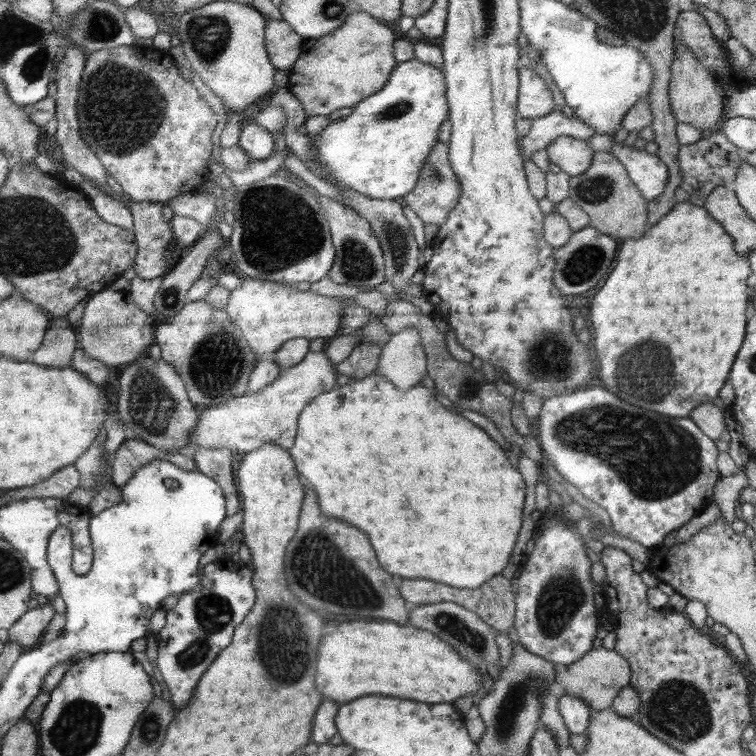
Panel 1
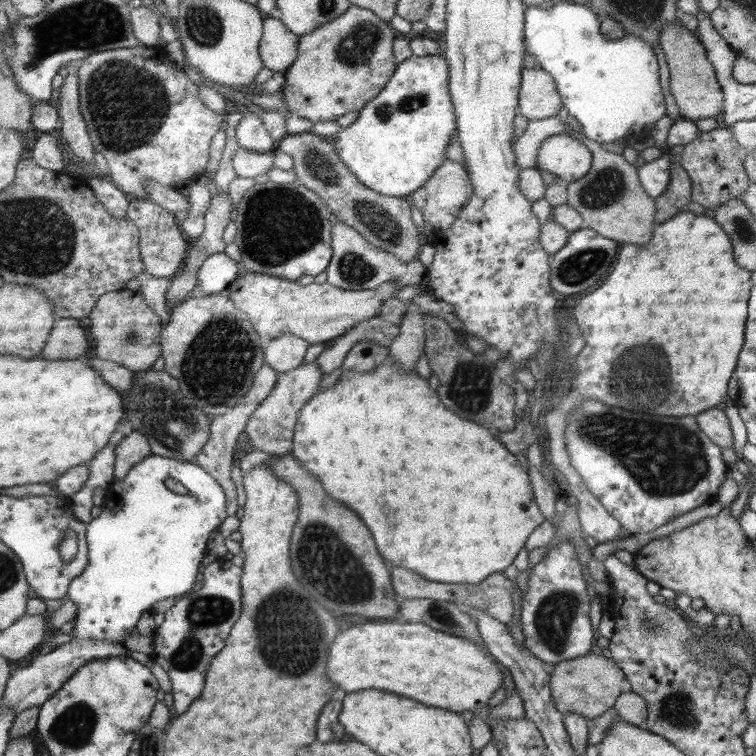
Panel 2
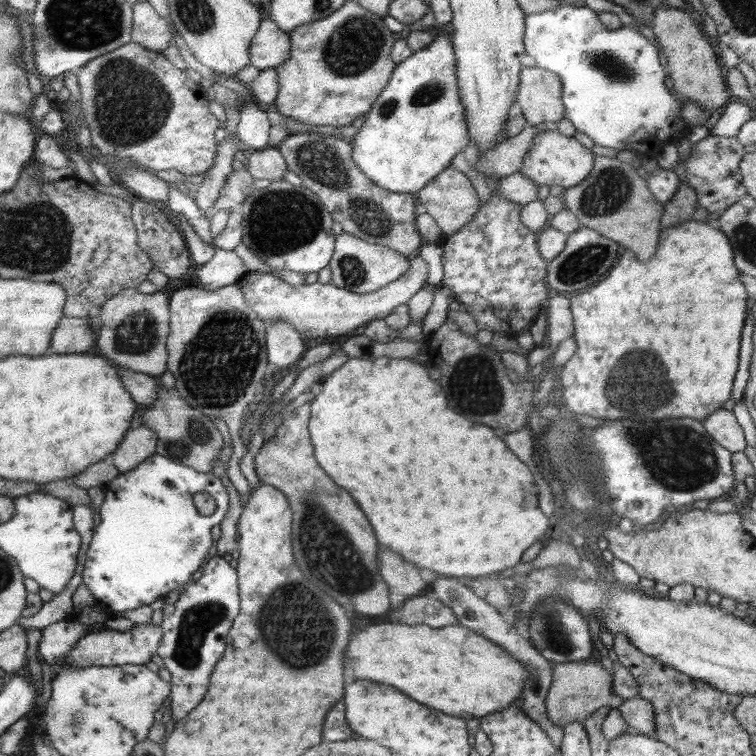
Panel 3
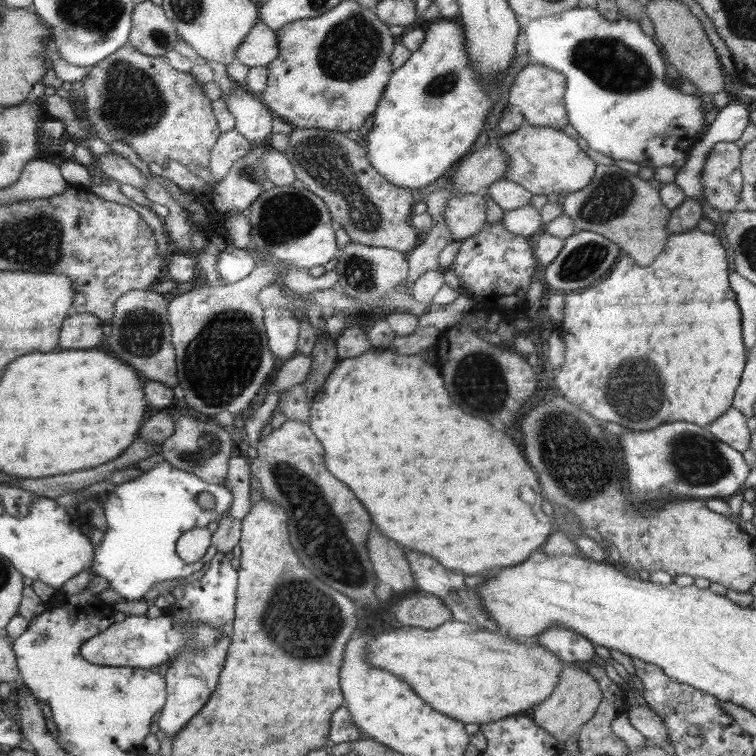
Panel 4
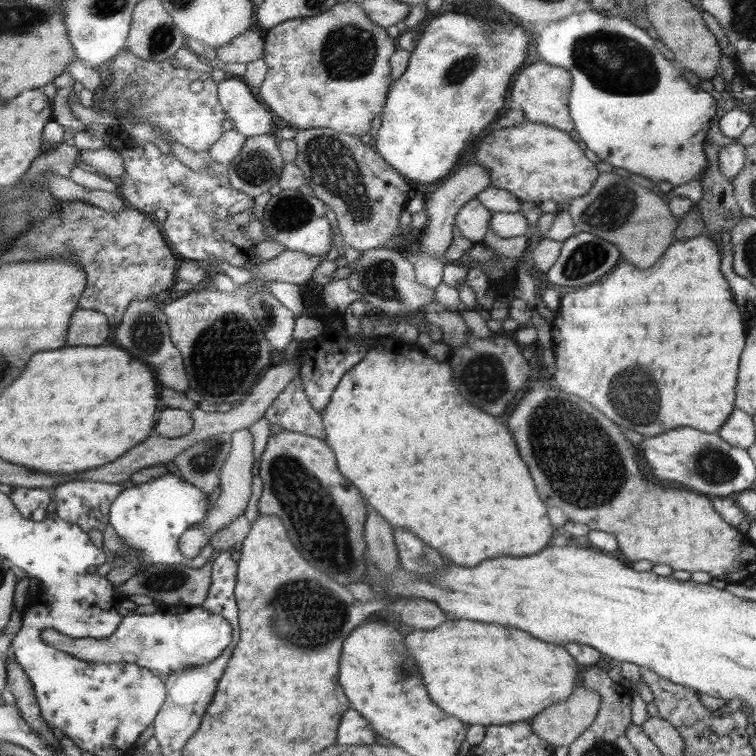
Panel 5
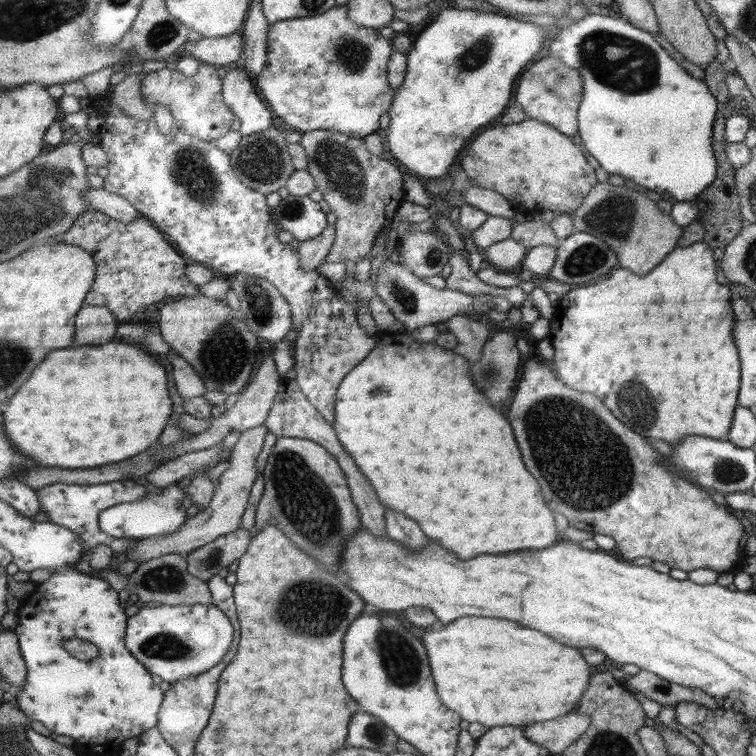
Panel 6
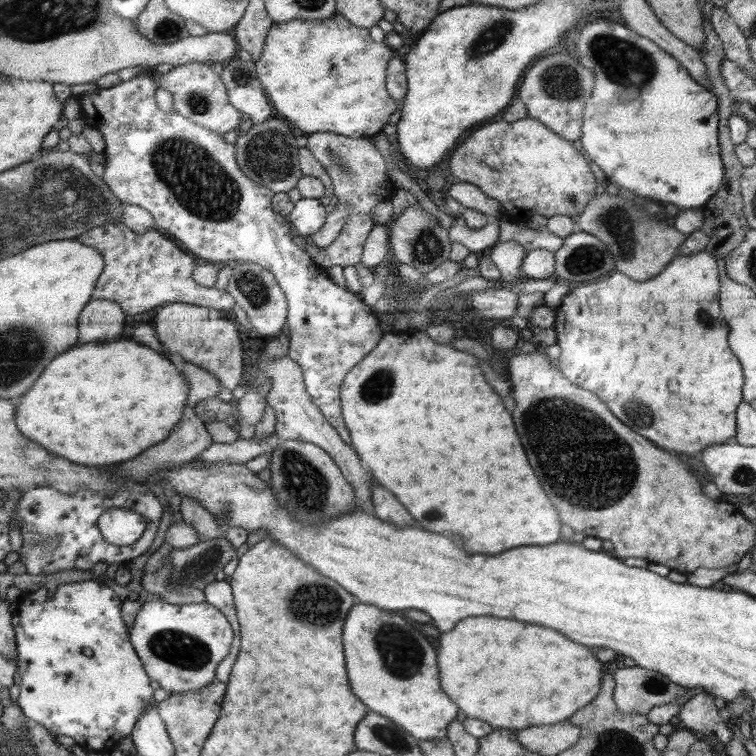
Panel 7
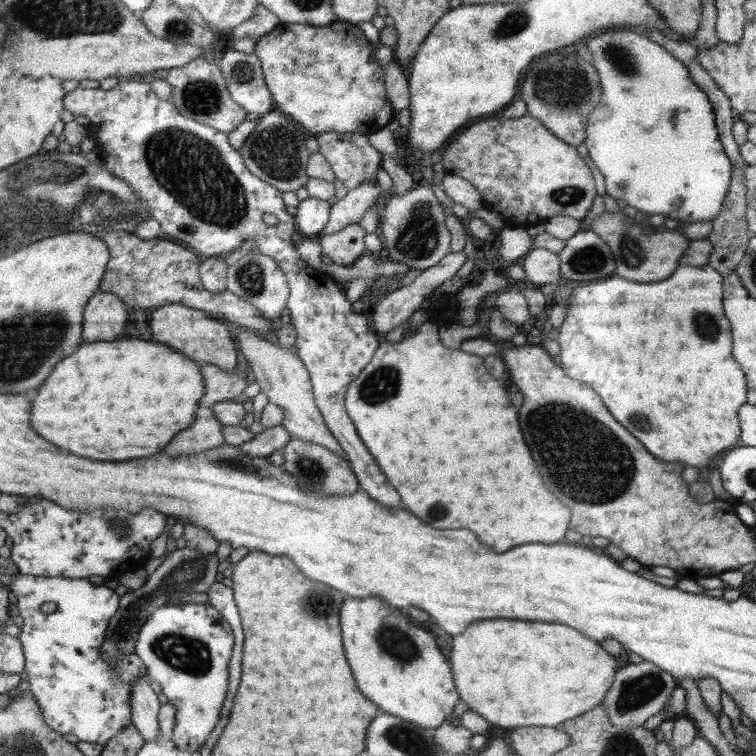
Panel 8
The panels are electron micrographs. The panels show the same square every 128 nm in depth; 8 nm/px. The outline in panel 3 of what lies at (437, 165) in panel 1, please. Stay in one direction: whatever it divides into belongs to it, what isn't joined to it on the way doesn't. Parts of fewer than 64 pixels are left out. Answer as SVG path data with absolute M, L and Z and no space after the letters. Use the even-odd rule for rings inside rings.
M451 167L442 170L425 188L422 188L414 196L418 204L424 204L426 214L436 220L436 224L441 228L444 235L452 235L462 229L462 226L474 217L481 205L469 178L463 172Z

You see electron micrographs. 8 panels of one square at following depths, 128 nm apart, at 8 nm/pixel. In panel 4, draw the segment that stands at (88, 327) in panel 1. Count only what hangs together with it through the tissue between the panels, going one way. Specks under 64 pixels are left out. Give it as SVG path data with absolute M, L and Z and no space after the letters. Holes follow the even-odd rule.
M132 289L122 294L114 303L114 315L112 315L112 322L109 323L112 331L107 342L108 350L114 352L116 358L124 360L128 366L132 366L142 376L146 376L146 379L162 382L162 384L174 388L180 384L180 380L178 380L178 374L176 374L176 354L171 340L171 326L167 311L168 303L167 295L164 297L164 294L153 290Z

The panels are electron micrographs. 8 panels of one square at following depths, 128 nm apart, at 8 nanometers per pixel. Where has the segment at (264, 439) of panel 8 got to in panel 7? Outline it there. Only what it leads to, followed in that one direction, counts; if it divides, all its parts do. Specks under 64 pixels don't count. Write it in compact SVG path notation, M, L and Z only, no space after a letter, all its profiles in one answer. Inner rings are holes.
M275 433L268 436L266 440L253 439L236 439L231 443L214 443L207 446L198 457L194 457L193 462L208 462L208 464L216 464L216 462L224 462L224 464L240 464L246 463L248 460L260 456L260 454L269 454L278 446L280 440Z

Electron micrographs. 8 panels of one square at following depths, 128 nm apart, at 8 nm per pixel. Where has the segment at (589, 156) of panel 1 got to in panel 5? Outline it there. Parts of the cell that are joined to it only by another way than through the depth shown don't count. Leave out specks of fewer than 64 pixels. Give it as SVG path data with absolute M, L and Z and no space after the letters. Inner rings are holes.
M525 121L511 128L496 129L480 141L475 157L471 161L480 164L490 171L491 187L500 188L514 194L519 200L532 201L538 204L554 201L563 208L570 200L589 194L598 178L596 166L584 155L580 144L572 140L568 133L558 131L553 126Z

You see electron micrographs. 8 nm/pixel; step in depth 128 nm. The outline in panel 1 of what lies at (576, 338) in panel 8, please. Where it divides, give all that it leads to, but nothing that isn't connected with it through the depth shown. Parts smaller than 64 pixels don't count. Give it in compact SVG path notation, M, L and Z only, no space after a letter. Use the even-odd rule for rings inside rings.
M675 202L674 207L664 215L658 222L648 226L642 238L628 238L622 242L622 248L618 252L618 264L608 276L606 284L600 288L600 292L594 296L588 320L594 328L594 348L598 358L598 380L604 387L618 395L618 399L626 400L630 404L644 410L652 410L665 414L669 417L688 417L690 411L700 404L713 403L718 396L720 389L727 382L730 366L734 364L736 352L740 350L740 344L744 342L744 328L748 319L746 312L749 312L748 294L746 294L746 279L752 273L747 258L739 256L734 251L734 239L722 228L722 225L710 216L704 208L690 202Z

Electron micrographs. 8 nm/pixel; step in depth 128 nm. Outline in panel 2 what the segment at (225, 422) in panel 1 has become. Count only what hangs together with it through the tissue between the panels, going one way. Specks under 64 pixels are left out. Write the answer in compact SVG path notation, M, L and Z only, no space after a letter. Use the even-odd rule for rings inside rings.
M314 361L306 362L279 375L268 397L260 402L260 406L248 417L244 425L244 434L255 450L268 452L271 455L286 454L292 450L293 430L301 408L308 403L308 400L319 394L318 388L322 384L322 378L324 373L322 369L318 369Z

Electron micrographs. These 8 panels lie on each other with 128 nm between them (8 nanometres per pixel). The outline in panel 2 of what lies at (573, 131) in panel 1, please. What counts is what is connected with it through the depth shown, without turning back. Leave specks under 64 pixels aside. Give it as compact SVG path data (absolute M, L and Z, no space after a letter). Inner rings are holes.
M554 115L551 118L530 121L524 134L514 141L513 152L517 166L521 169L534 169L537 166L538 152L542 142L546 141L546 138L568 134L568 132L569 126Z

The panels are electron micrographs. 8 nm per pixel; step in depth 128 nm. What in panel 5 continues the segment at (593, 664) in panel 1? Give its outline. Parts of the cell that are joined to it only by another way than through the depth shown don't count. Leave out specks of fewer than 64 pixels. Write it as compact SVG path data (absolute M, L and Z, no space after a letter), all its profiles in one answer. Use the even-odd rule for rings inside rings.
M578 684L572 689L570 697L546 707L530 720L532 731L555 748L569 746L594 722L600 708L600 702L602 702L602 697L596 691Z

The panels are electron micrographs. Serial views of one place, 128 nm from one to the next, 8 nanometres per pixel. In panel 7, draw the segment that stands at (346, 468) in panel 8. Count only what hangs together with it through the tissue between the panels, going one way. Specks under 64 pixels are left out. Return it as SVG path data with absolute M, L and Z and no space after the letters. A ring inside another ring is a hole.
M281 440L270 453L270 488L274 500L300 526L322 526L330 518L356 510L356 494L333 458L320 446L301 440Z

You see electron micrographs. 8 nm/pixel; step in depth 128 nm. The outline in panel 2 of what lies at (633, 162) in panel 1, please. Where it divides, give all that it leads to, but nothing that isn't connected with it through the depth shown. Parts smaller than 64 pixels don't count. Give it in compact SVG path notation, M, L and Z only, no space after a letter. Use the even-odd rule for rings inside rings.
M663 153L658 160L645 162L640 168L637 168L642 189L654 200L668 187L670 181L669 166L669 156Z

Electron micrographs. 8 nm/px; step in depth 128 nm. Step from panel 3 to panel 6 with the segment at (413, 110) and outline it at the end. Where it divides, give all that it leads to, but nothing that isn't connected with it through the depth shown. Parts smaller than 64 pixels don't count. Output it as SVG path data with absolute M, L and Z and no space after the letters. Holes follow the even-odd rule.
M443 6L434 15L433 22L426 23L419 28L418 34L415 36L412 48L407 52L407 66L405 70L405 77L402 81L402 85L395 90L394 100L392 101L392 107L388 109L388 116L390 116L390 126L388 126L386 143L384 150L389 159L395 161L401 169L415 175L418 178L438 178L446 175L450 166L455 164L456 156L458 156L459 150L464 150L470 140L476 138L478 130L482 131L482 128L486 127L486 124L490 124L492 120L496 120L500 114L504 112L506 106L512 98L512 86L514 81L520 76L520 72L526 68L526 64L533 60L534 54L541 52L542 45L547 43L546 40L546 28L538 26L532 22L524 22L517 20L515 17L510 18L504 15L500 15L494 12L484 12L476 9L462 9L450 8L449 6Z

